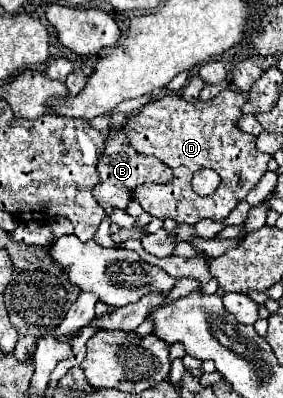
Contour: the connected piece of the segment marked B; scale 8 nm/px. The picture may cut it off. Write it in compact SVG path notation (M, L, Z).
M124 126L108 132L108 136L104 138L104 154L98 160L100 182L94 188L94 196L100 202L100 206L106 210L106 214L110 214L112 208L128 208L136 188L146 182L160 182L160 184L172 182L172 170L166 168L162 162L158 162L162 168L156 168L156 162L158 160L154 160L152 156L142 156L136 150L132 150L130 142L126 140Z

